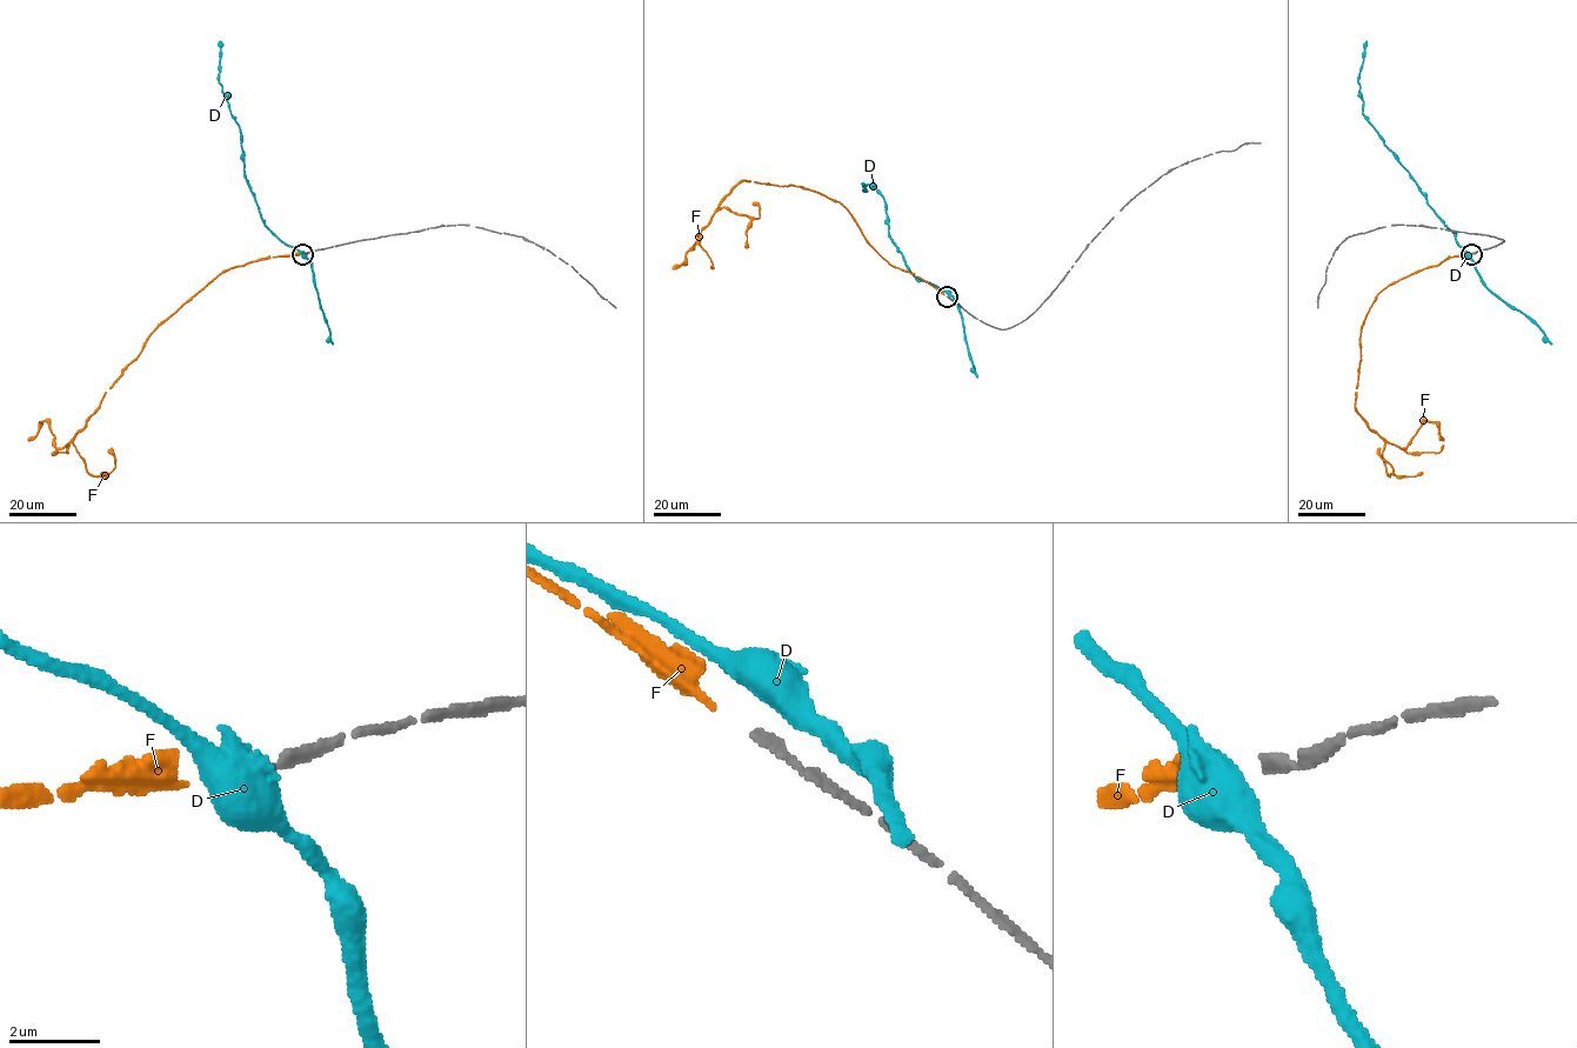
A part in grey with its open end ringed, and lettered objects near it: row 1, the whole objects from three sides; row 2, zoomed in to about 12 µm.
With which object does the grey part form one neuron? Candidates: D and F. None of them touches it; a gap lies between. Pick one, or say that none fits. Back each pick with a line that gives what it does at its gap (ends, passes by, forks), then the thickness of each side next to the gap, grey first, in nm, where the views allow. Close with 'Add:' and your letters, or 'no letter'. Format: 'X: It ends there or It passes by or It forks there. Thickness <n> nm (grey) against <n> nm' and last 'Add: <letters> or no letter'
F: It ends there. Thickness 280 nm (grey) against 240 nm
Add: F

